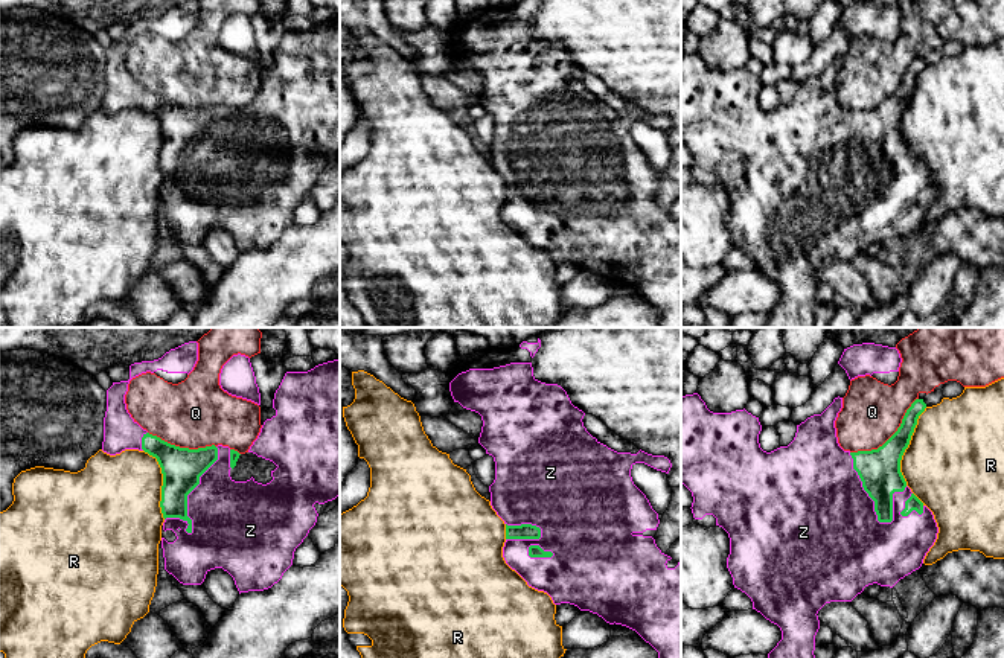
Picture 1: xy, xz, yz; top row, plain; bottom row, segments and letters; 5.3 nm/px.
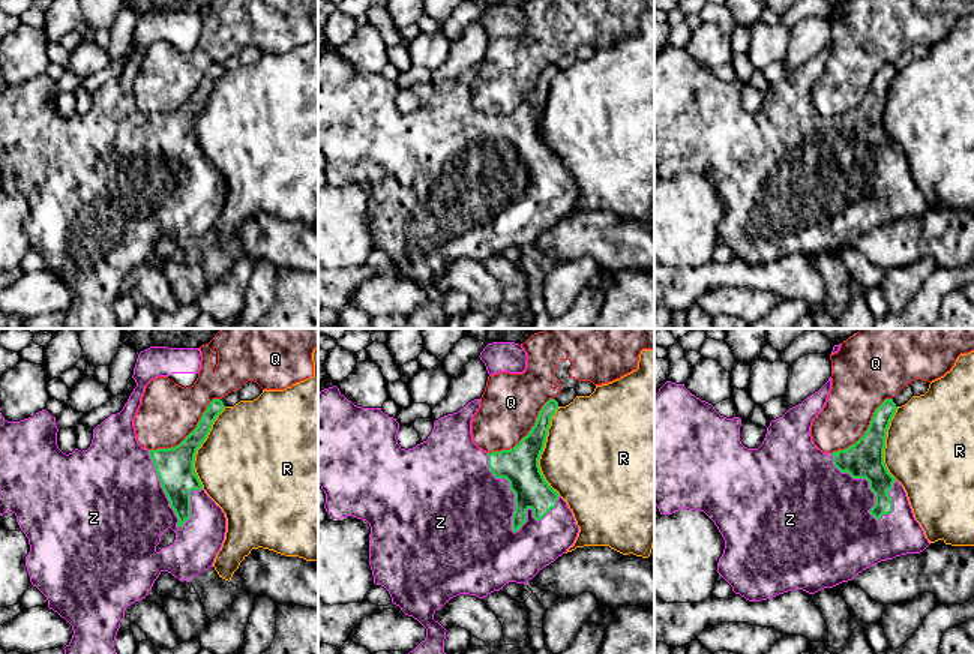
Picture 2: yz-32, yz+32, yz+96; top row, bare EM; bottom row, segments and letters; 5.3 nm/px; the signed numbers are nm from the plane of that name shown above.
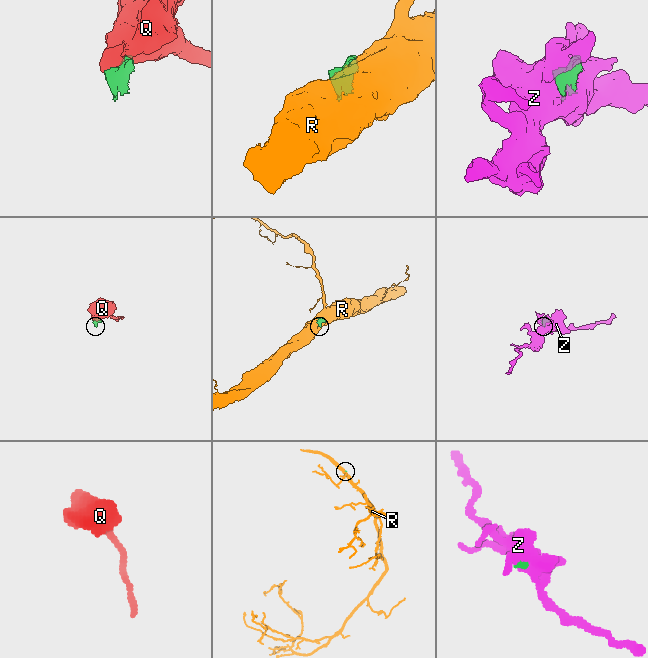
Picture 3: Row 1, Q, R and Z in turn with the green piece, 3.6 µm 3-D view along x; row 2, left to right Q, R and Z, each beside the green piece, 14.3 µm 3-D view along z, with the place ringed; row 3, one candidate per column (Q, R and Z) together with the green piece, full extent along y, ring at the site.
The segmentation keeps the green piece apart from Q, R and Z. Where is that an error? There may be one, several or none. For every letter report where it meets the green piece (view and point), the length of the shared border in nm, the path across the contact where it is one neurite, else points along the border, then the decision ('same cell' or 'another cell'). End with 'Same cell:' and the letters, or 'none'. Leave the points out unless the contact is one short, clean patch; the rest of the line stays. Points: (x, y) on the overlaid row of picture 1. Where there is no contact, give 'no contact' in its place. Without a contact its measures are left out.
Q: yz (890, 437) | 460 nm | another cell
R: yz (907, 447) | 440 nm | another cell
Z: yz (866, 491) | 440 nm | same cell
Same cell: Z

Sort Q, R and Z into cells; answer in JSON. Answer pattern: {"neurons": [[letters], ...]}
{"neurons": [["Q"], ["R"], ["Z"]]}

